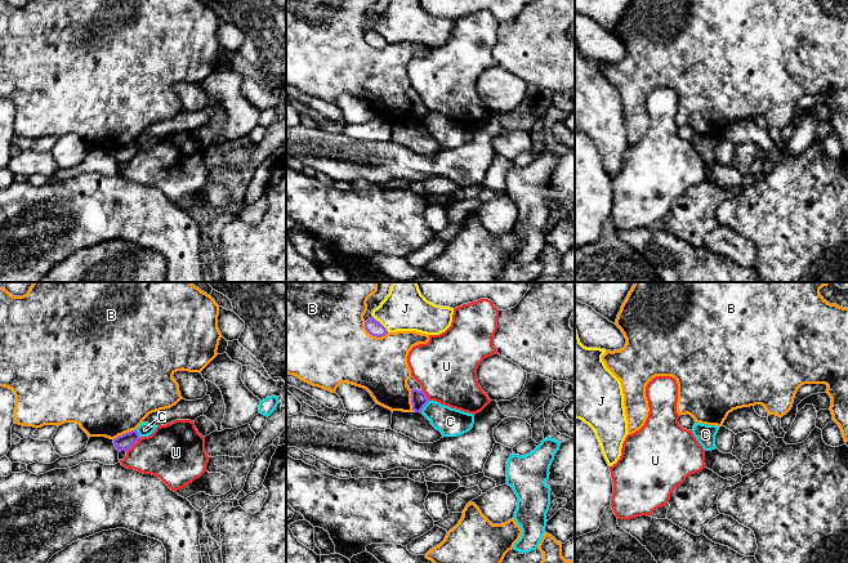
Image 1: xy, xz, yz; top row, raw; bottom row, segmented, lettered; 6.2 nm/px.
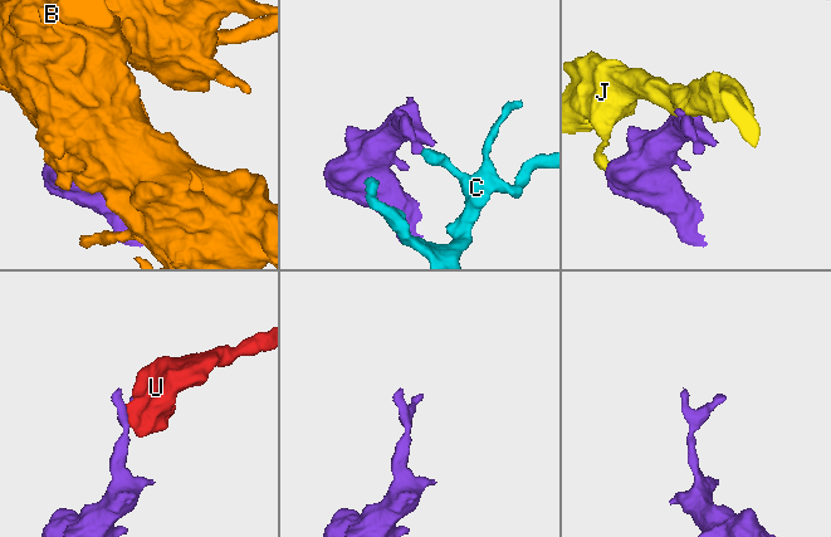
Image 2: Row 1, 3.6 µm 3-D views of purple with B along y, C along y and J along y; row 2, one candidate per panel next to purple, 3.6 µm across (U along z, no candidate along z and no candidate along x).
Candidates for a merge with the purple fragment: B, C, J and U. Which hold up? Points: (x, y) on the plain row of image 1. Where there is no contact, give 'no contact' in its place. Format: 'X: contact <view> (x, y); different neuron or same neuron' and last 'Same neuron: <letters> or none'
B: contact xz (374, 47); different neuron
C: contact xz (424, 116); different neuron
J: contact xz (380, 35); different neuron
U: contact xy (133, 156); different neuron
Same neuron: none

